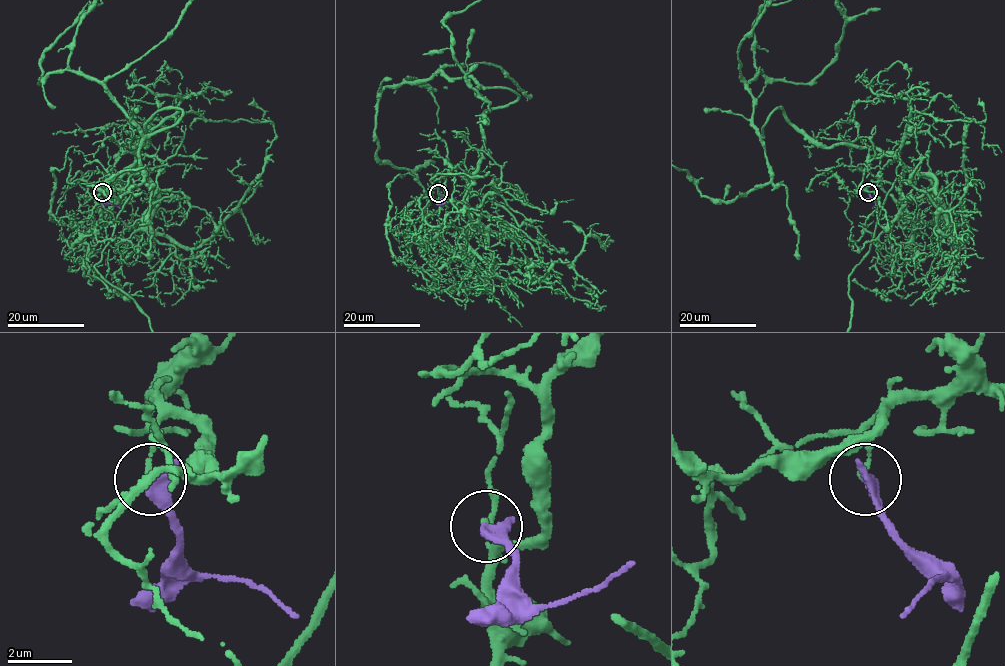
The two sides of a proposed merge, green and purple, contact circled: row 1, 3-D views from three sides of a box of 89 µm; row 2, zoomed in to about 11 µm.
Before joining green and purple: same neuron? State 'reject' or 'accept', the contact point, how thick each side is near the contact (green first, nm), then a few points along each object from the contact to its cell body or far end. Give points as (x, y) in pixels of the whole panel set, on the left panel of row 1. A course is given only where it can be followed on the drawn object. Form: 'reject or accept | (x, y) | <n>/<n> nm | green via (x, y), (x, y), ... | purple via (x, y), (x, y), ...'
reject | (102, 192) | 160/440 nm | green via (102, 191), (103, 181), (109, 187), (127, 172), (132, 178), (95, 269) | purple via (102, 191), (109, 203), (120, 208)

